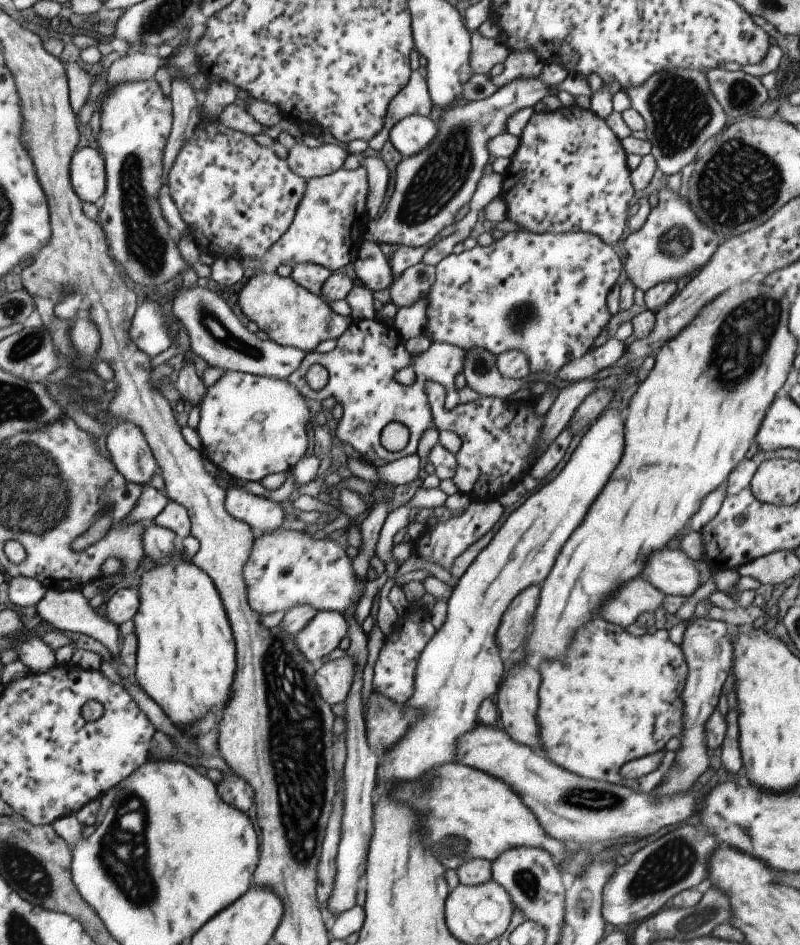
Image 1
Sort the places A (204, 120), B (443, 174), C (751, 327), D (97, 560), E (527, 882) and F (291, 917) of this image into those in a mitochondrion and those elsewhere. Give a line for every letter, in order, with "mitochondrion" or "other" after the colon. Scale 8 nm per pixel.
A: other
B: mitochondrion
C: mitochondrion
D: other
E: mitochondrion
F: other

